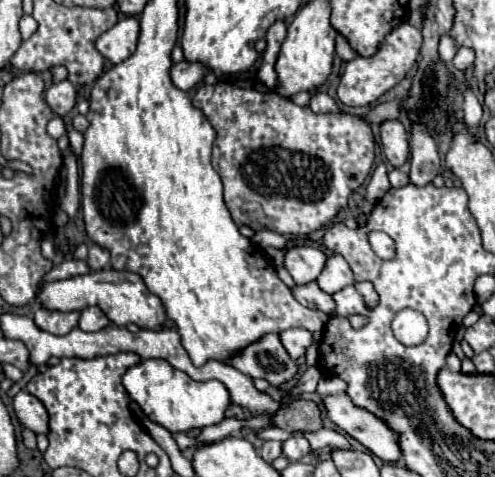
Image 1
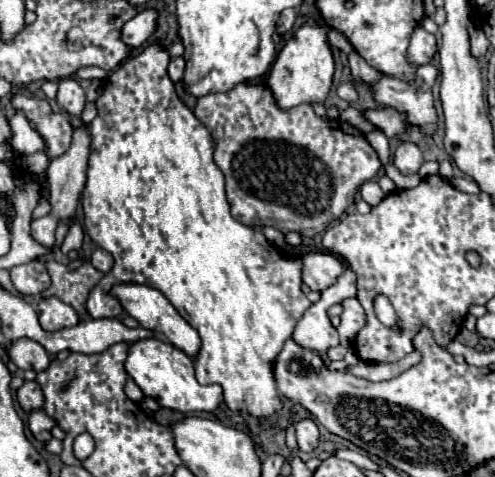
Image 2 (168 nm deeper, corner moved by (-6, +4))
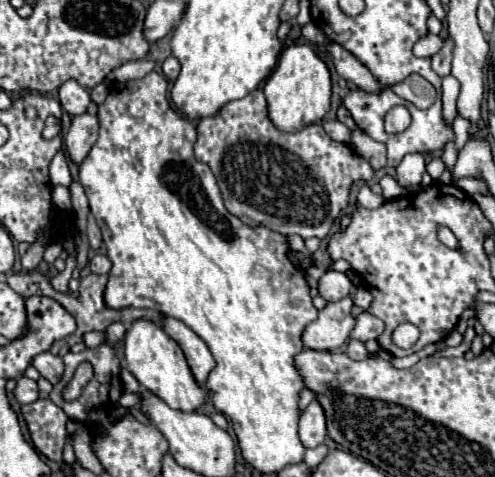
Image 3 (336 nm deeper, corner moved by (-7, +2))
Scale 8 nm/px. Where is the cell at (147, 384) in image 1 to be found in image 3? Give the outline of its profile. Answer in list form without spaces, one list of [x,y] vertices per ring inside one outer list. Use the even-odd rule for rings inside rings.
[[[138,318],[130,324],[130,328],[124,334],[124,360],[126,360],[126,368],[140,382],[140,386],[162,398],[170,408],[182,412],[194,412],[208,398],[206,388],[192,378],[192,372],[188,370],[180,346],[164,332],[160,324],[152,320]]]

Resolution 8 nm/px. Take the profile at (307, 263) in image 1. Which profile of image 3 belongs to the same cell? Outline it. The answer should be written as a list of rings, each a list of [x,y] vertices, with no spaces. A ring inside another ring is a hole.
[[[330,270],[320,278],[318,292],[326,302],[336,302],[336,300],[350,296],[350,288],[352,288],[352,282],[346,274]]]

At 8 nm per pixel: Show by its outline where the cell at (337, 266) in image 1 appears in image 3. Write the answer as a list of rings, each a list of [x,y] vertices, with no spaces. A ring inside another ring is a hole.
[[[342,298],[338,302],[330,302],[324,310],[320,310],[318,318],[306,326],[302,340],[306,348],[312,350],[338,350],[342,348],[350,332],[356,324],[352,316],[352,298]]]

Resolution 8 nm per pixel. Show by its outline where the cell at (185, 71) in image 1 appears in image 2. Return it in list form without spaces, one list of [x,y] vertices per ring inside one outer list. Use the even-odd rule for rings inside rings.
[[[171,58],[169,62],[169,78],[173,82],[179,82],[185,74],[185,60],[183,58]]]

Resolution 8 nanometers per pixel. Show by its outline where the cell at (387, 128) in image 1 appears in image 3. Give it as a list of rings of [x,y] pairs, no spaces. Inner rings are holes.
[[[408,154],[402,158],[402,162],[396,166],[396,180],[400,186],[404,186],[410,194],[416,194],[422,190],[422,174],[426,170],[424,156],[422,154]]]

